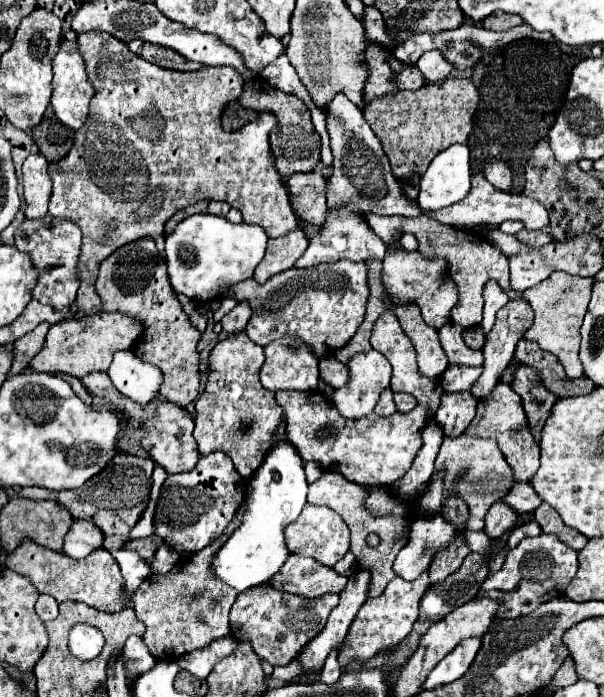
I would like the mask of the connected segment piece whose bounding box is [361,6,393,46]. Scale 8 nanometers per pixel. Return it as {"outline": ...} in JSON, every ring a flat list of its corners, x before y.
{"outline":[[365,6,361,24,363,24,363,28,365,28,365,36,367,36,369,42,381,42,381,44,387,44,387,46,393,44,393,40,385,34,383,16,381,16,381,12,379,12,377,8]]}

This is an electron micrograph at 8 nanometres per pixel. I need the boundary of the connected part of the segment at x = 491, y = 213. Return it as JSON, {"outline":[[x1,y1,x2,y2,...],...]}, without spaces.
{"outline":[[473,174,471,192,461,202,453,204,449,208,443,208,443,210,435,212,435,216,427,216,427,218,439,220,441,224,447,224,447,226,467,228,467,230,473,230,477,226,489,226,489,224,499,226,503,220,519,220,519,222,523,222,523,226,527,230,541,230,549,224,547,210,537,200,531,200,523,194,511,194,511,192,503,194,491,182,487,182,481,174]]}

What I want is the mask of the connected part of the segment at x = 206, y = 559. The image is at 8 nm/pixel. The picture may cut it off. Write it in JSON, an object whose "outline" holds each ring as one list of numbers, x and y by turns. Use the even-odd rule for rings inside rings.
{"outline":[[243,506,239,508,235,520,229,524,225,534,197,552,195,556,181,560,173,570,169,570,163,576,149,576,135,596,131,598,131,606,135,608,139,620,145,624,143,640,151,652,151,656,157,656,157,660,177,660,183,654,205,648,211,640,229,636,229,608,235,602,237,592,233,588,227,588,219,580,213,580,209,572,211,556,221,548,221,544,231,536,231,532,239,526,243,516],[199,616,209,616,209,622,199,620],[159,646,159,648,157,648]]}

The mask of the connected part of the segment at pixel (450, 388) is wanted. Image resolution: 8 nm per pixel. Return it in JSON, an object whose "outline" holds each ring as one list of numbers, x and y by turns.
{"outline":[[449,366,445,374,441,376,441,386,445,392,457,392,457,390,469,390,475,380,481,376,483,368,467,368,467,366]]}

